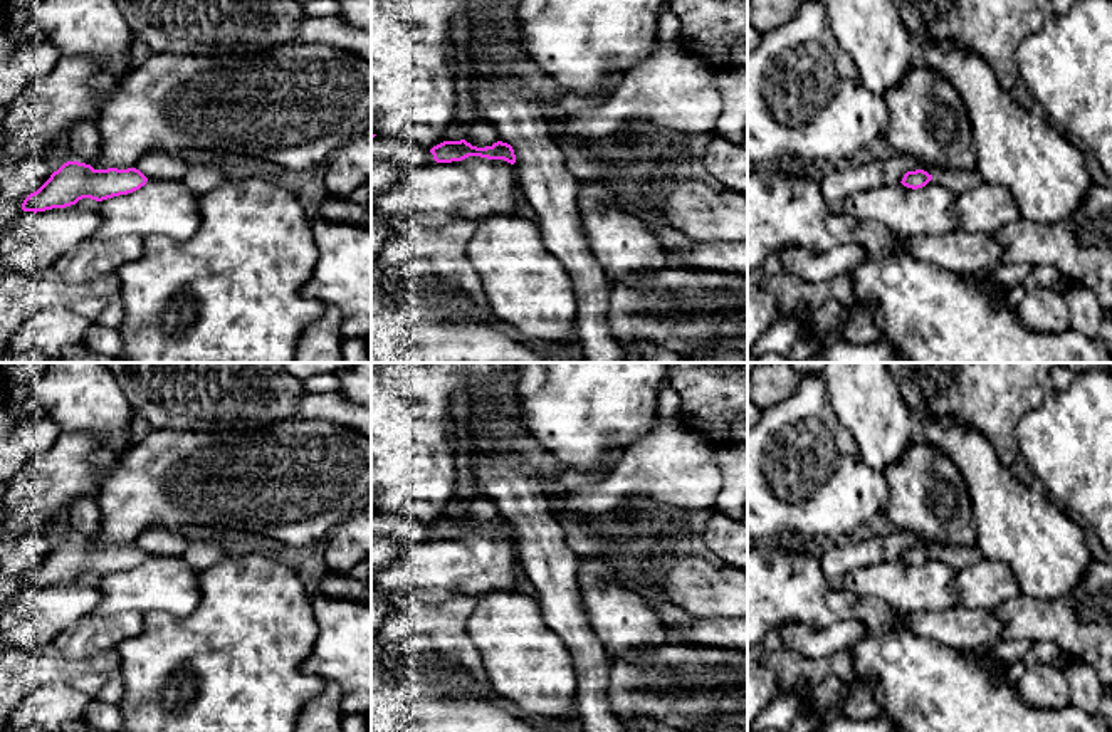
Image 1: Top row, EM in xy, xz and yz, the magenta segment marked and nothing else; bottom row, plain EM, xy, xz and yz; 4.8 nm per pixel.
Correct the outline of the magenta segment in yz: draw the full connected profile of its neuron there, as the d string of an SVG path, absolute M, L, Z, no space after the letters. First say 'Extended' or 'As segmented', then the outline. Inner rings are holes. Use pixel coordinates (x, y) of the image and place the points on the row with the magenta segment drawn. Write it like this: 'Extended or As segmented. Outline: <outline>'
As segmented. Outline: M924 170L907 171L902 178L902 185L912 190L926 186L932 180L932 175L929 175Z

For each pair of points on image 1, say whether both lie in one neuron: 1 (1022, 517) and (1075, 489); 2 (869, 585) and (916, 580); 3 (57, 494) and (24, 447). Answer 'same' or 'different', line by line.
1: different
2: same
3: different

